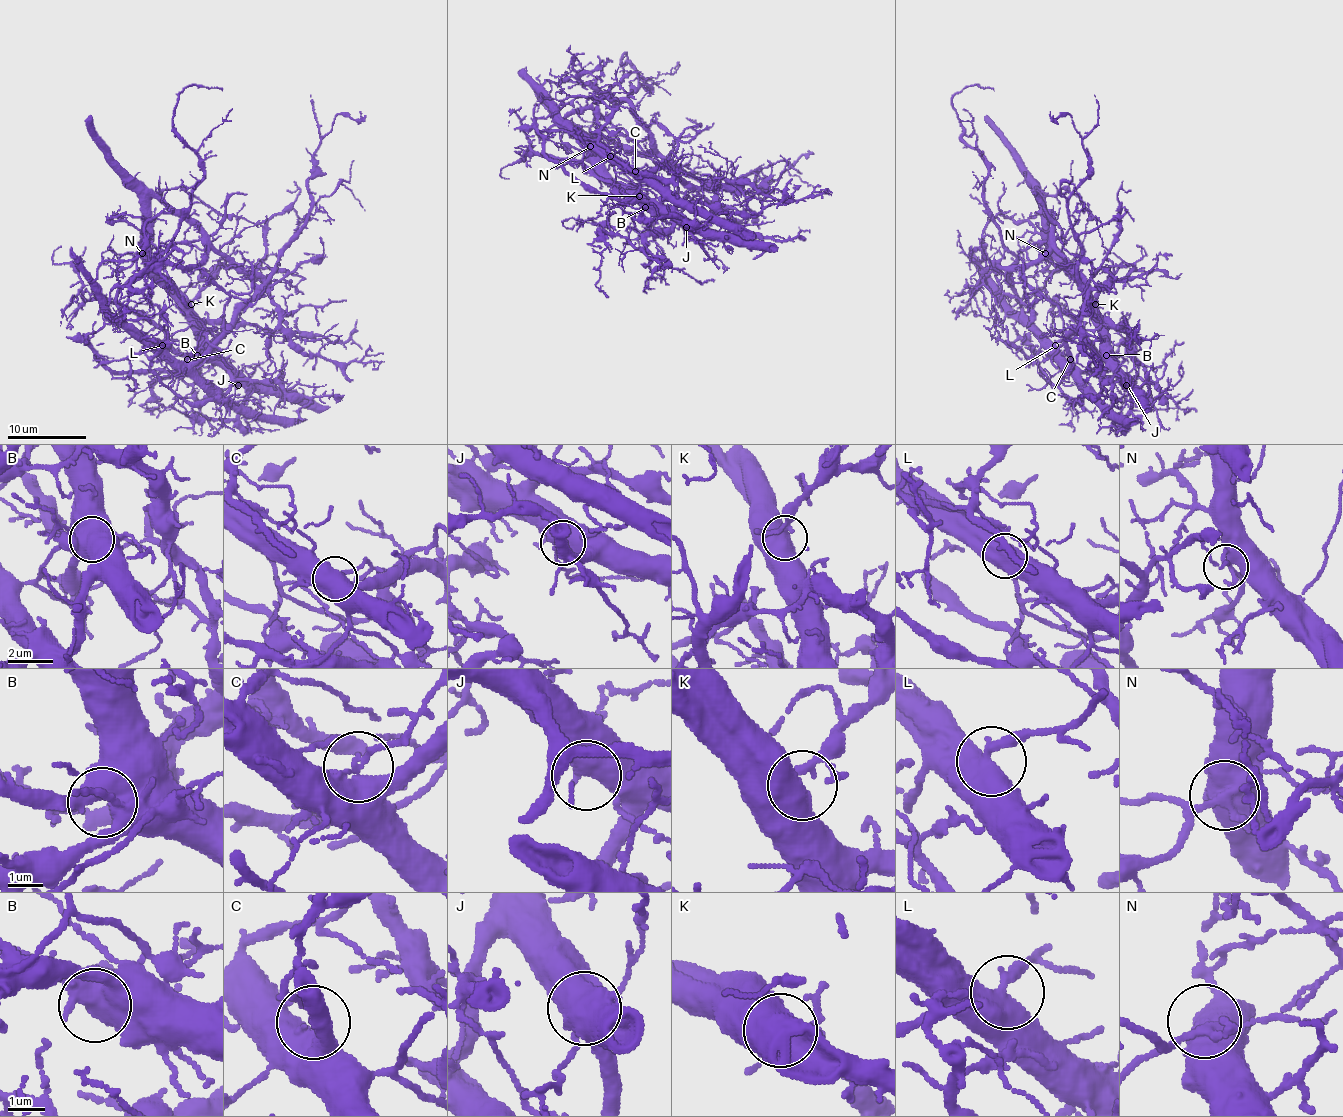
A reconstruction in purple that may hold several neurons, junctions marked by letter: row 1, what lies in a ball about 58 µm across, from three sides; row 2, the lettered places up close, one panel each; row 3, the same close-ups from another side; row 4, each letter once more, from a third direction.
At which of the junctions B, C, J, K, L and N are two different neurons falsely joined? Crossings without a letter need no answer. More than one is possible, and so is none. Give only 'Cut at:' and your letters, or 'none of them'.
Cut at: C

